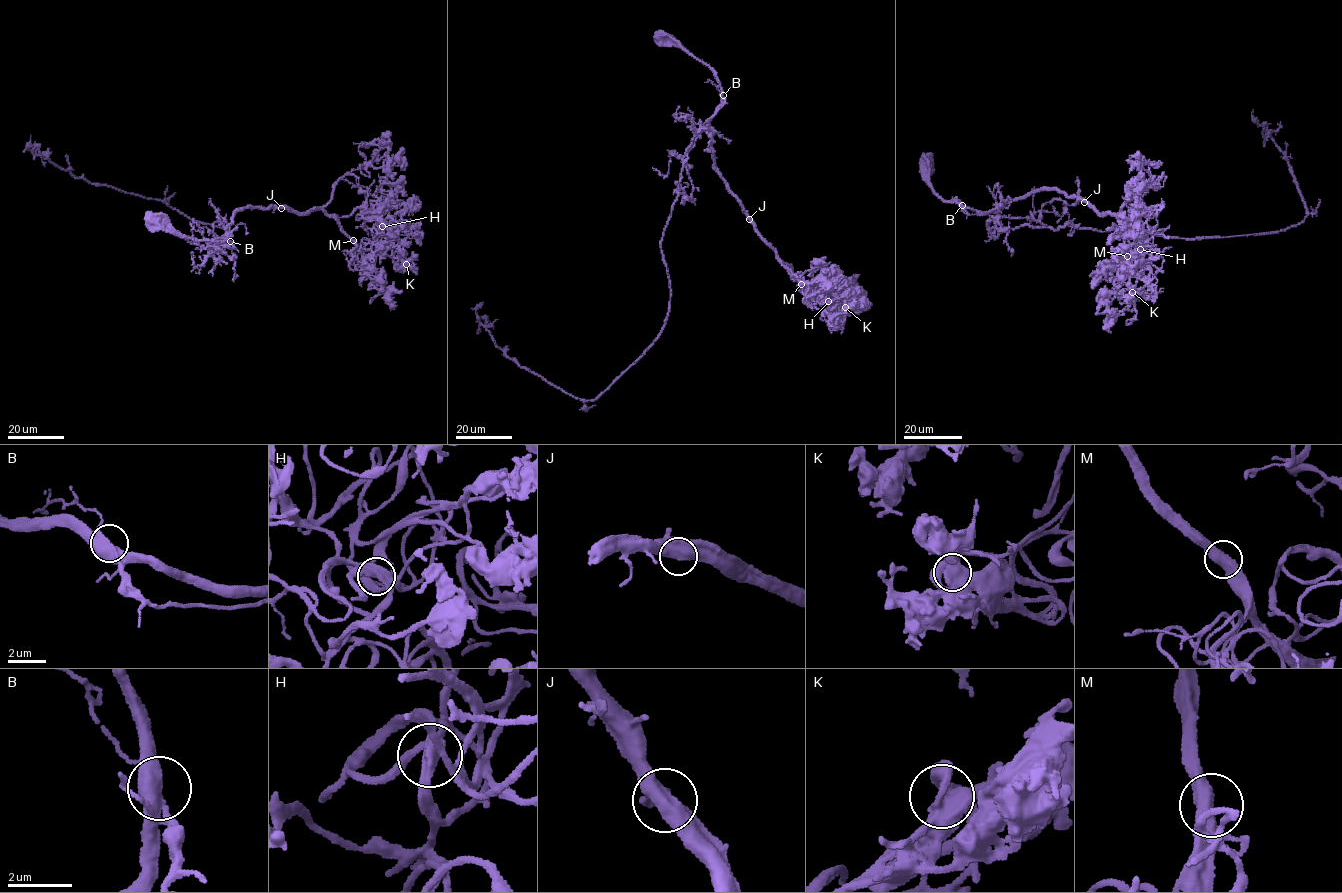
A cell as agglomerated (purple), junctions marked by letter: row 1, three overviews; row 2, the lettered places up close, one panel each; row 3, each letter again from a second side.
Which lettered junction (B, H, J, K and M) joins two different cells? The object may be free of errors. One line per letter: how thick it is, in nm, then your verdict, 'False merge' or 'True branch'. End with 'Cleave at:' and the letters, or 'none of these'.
B: Thickness 500 nm. False merge
H: Thickness 380 nm. True branch
J: Thickness 440 nm. True branch
K: Thickness 550 nm. True branch
M: Thickness 440 nm. True branch
Cleave at: B

